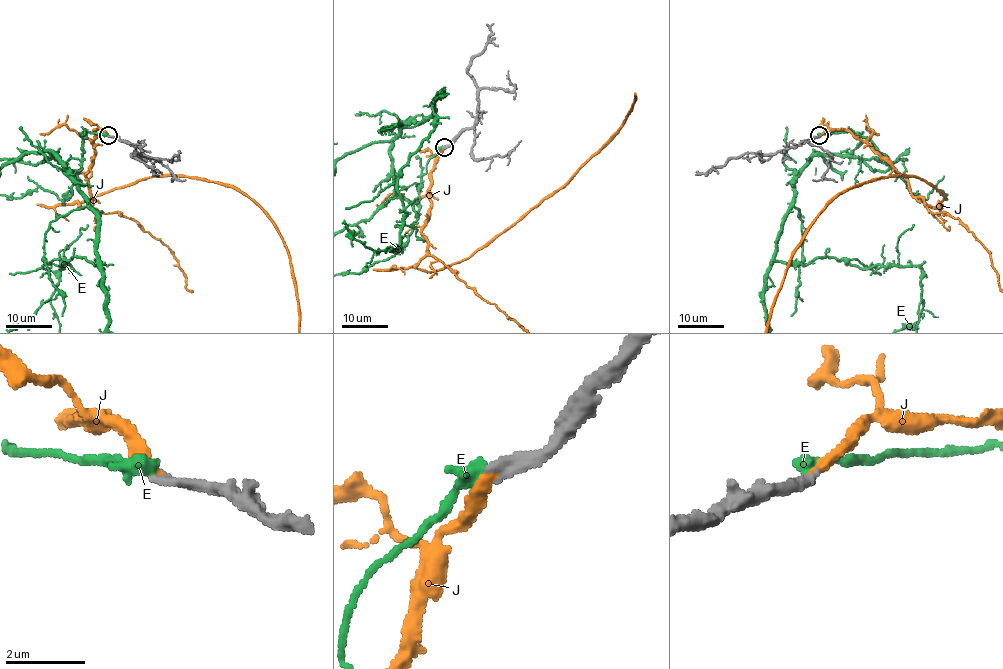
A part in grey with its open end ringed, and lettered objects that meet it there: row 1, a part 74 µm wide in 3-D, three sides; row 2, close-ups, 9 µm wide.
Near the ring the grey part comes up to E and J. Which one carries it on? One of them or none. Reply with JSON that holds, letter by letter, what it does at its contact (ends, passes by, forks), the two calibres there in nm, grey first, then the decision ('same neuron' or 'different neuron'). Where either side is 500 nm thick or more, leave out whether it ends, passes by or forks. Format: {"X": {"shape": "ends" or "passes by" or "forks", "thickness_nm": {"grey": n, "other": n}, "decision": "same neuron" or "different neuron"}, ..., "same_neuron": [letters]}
{"E": {"shape": "ends", "thickness_nm": {"grey": 260, "other": 420}, "decision": "different neuron"}, "J": {"shape": "ends", "thickness_nm": {"grey": 280, "other": 280}, "decision": "same neuron"}, "same_neuron": ["J"]}

